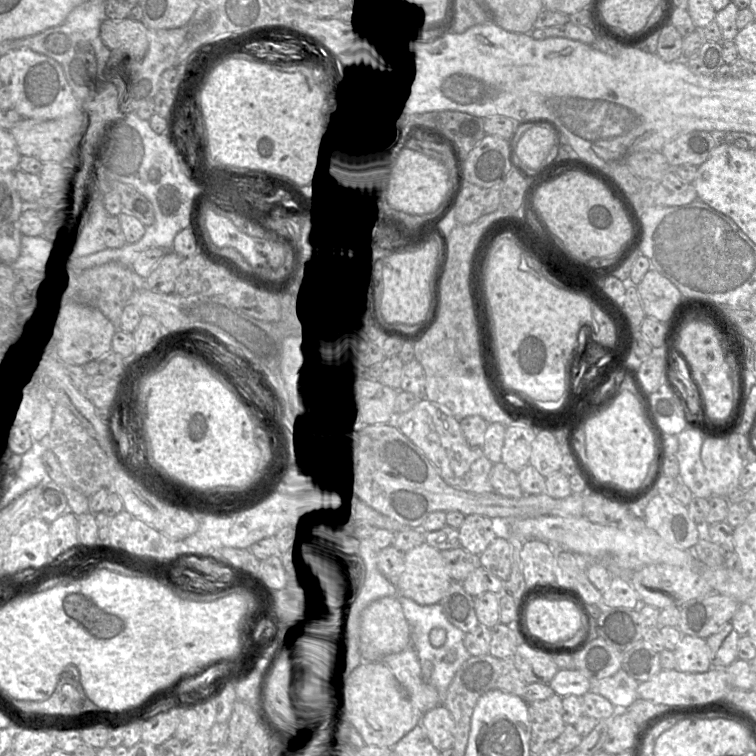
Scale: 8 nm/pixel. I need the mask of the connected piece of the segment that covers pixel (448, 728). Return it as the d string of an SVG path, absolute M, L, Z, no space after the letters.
M438 705L422 714L420 724L436 749L442 751L452 748L454 721L450 712L443 705Z

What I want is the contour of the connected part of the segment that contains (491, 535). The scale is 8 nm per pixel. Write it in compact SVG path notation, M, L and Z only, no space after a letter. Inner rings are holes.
M477 514L466 515L458 531L460 547L475 555L480 555L497 537L493 519Z

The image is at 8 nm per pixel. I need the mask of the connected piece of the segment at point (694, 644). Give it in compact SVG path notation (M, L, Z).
M682 636L673 651L676 670L687 673L702 673L712 668L711 652L706 639Z

